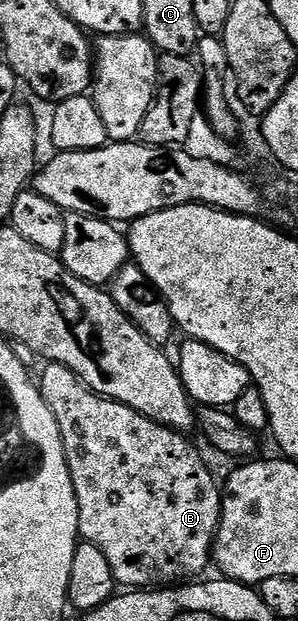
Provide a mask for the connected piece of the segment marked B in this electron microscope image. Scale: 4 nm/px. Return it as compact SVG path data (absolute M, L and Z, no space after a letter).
M49 362L44 367L41 380L39 376L39 391L63 438L71 482L79 502L80 539L103 550L118 585L126 584L124 587L129 590L173 586L186 578L200 577L197 575L211 564L213 540L221 521L222 493L204 458L185 441L182 433L157 424L117 400L98 396L67 366Z

